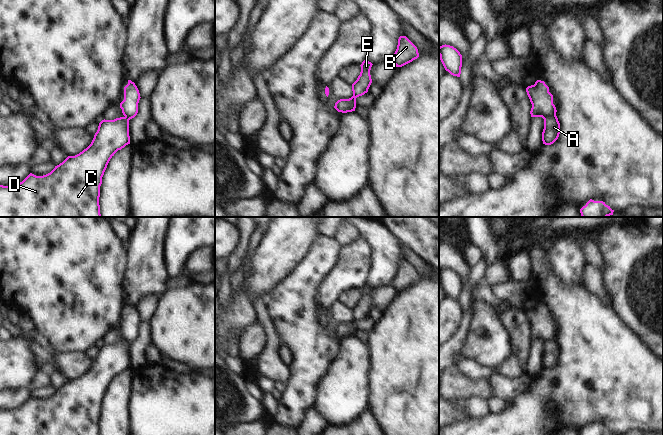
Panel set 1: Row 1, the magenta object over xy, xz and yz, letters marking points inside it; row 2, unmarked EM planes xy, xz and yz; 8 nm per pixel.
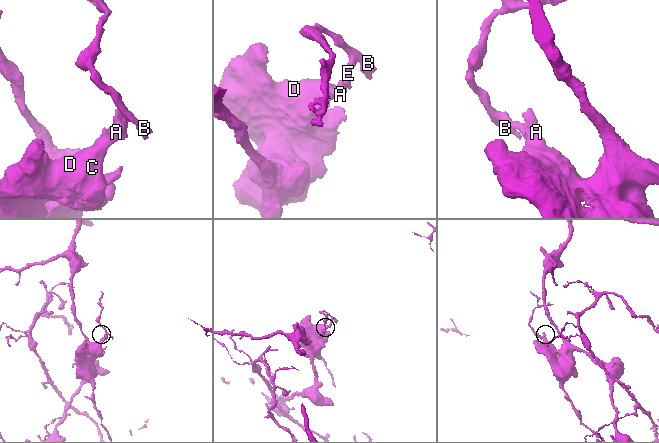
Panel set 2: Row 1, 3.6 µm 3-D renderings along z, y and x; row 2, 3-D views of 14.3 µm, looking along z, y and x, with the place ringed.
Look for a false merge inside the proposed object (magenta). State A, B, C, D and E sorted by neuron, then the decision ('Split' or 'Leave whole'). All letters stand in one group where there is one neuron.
Groups: A C D / B E. Split

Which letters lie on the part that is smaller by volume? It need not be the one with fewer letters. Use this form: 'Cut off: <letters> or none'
Cut off: B, E

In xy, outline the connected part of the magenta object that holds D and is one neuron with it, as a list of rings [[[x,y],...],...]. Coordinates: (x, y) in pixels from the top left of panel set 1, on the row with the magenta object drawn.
[[[129,119],[102,120],[91,144],[75,156],[68,156],[48,174],[36,176],[30,173],[15,186],[0,185],[0,217],[101,217],[100,186],[102,177],[114,154],[130,144]]]

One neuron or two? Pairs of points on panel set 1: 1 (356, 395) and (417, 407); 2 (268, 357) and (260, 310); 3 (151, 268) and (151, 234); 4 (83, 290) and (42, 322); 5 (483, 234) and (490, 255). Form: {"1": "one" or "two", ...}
{"1": "two", "2": "one", "3": "one", "4": "one", "5": "one"}

